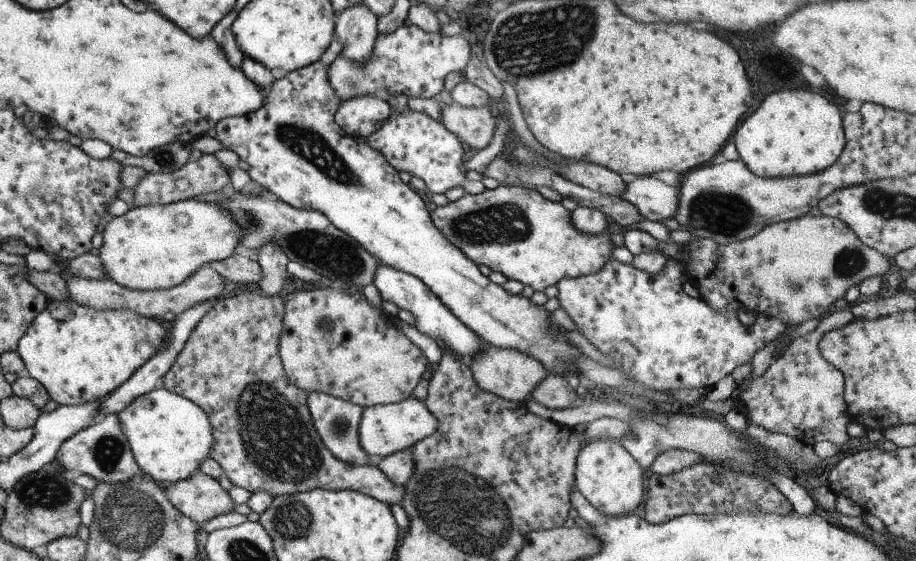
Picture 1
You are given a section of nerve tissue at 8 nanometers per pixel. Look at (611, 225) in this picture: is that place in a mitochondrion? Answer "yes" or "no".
no

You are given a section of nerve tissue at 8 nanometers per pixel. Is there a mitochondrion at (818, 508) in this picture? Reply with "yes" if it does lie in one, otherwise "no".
no

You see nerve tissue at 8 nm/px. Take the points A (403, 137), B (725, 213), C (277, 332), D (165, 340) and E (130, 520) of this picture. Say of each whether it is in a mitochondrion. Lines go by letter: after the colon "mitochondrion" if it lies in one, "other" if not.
A: other
B: mitochondrion
C: other
D: other
E: mitochondrion

